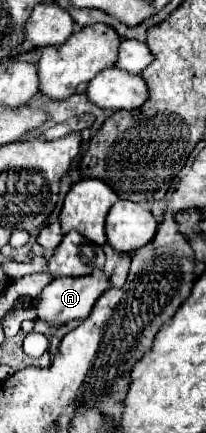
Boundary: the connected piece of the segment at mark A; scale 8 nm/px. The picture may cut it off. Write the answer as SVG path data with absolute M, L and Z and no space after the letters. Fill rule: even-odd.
M94 269L94 273L90 273L90 277L60 277L60 279L54 279L34 299L38 319L46 321L46 323L68 323L68 321L74 321L74 319L86 319L92 313L92 309L98 301L98 295L102 295L108 287L110 287L110 277L102 269Z

